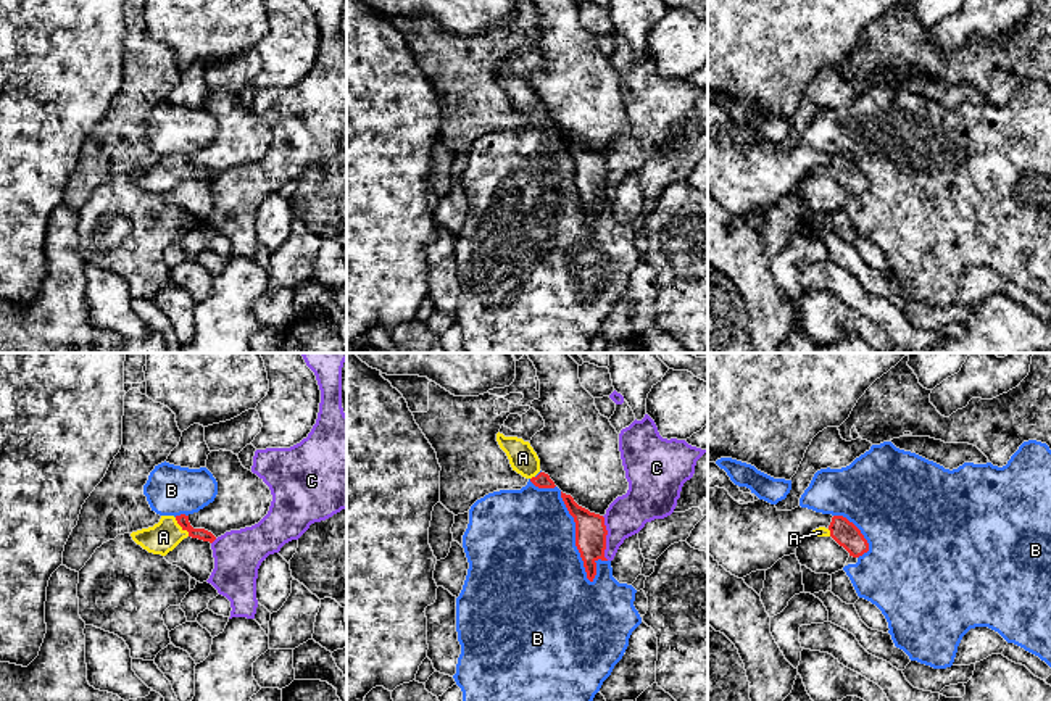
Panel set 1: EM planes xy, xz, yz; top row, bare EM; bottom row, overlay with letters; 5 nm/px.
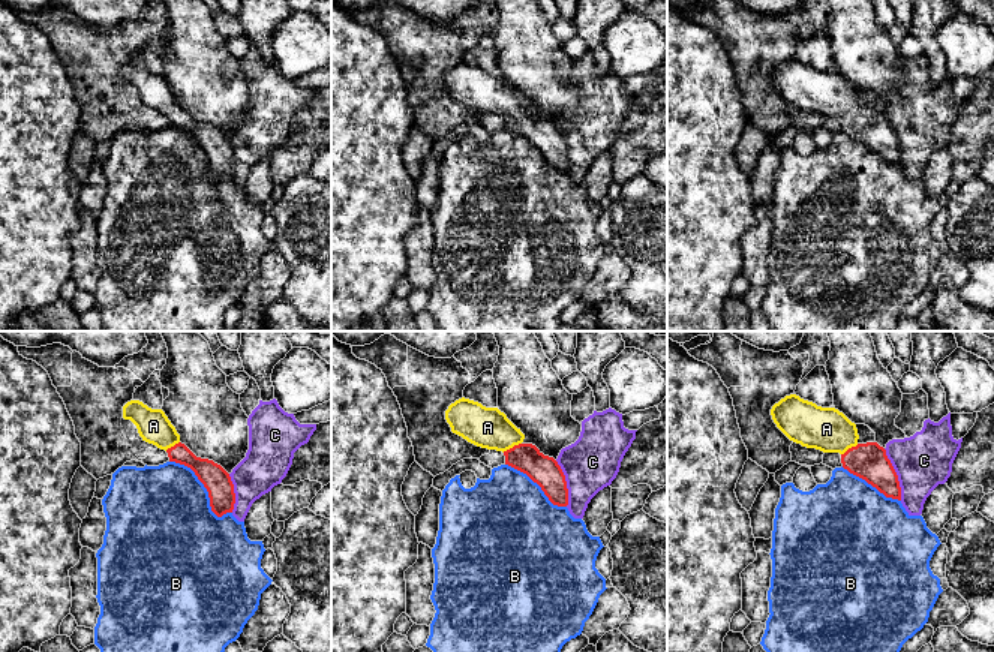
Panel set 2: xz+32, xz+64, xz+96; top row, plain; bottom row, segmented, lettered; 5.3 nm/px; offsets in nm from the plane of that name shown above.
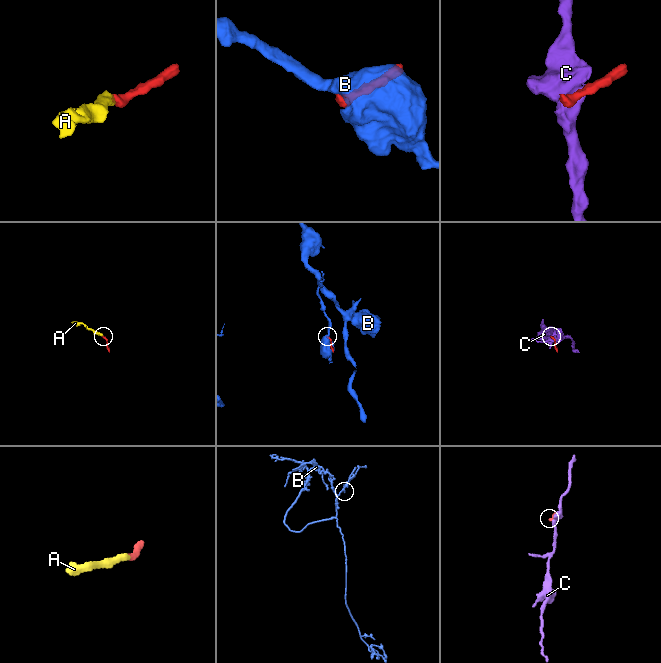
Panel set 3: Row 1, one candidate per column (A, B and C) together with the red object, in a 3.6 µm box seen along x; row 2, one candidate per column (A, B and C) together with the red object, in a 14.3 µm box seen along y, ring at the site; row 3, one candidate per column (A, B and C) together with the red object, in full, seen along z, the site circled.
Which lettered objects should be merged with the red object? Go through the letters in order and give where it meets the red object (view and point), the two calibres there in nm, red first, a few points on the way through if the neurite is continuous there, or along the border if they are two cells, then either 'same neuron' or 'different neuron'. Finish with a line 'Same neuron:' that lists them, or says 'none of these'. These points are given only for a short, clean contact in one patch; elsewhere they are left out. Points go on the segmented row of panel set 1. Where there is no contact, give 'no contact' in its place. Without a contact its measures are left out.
A: meets red in xy at (182, 527); 60 nm thick on the red side, 160 nm on the other; runs through xy (182, 519), (182, 527), (170, 530), (163, 537); same neuron
B: meets red in xz at (576, 537); 160 nm thick on the red side, 500 nm on the other; different neuron
C: meets red in xz at (605, 539); 160 nm thick on the red side, 200 nm on the other; border along xz (602, 516), (606, 526), (605, 556), (608, 559); different neuron
Same neuron: A

